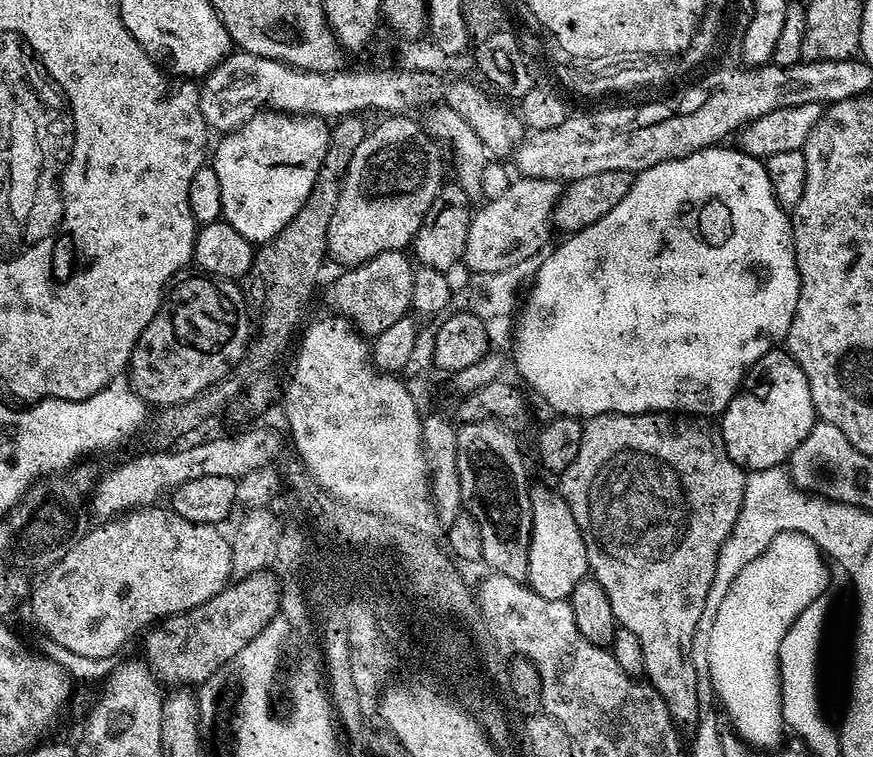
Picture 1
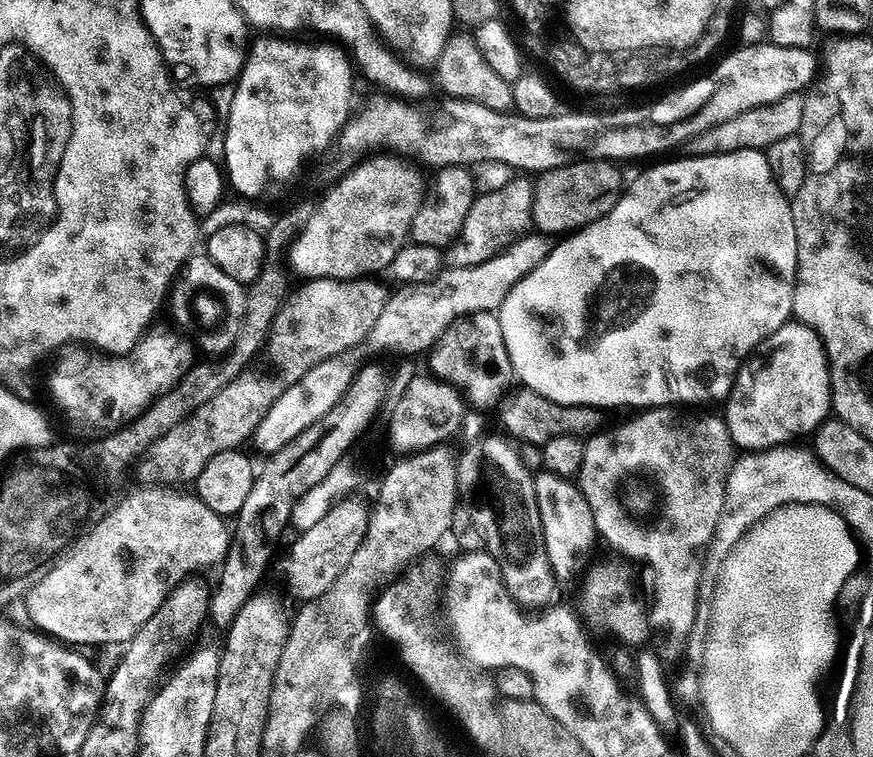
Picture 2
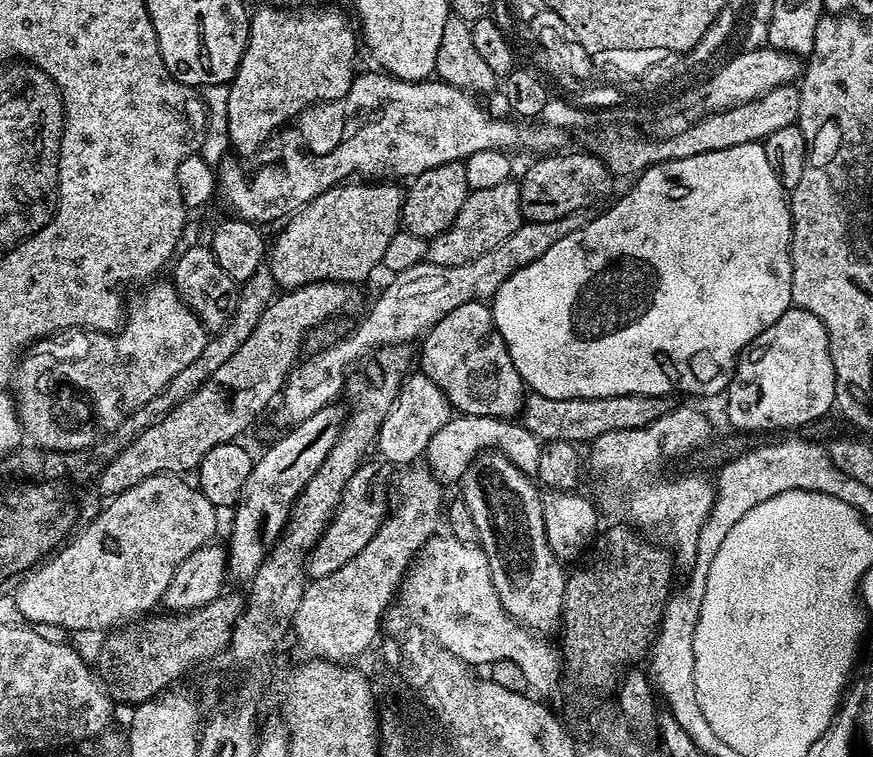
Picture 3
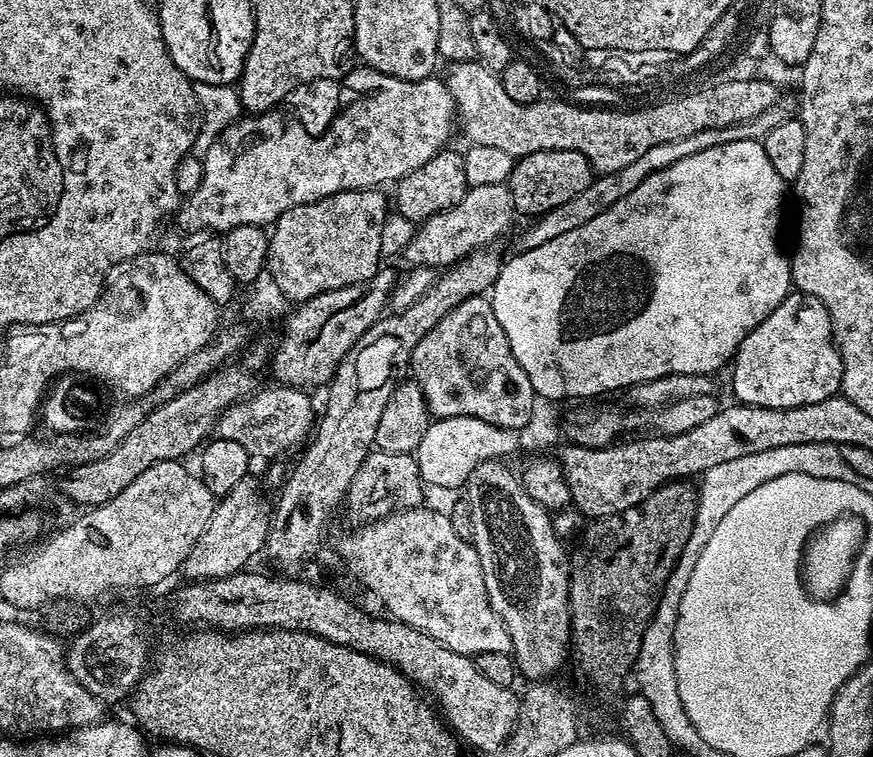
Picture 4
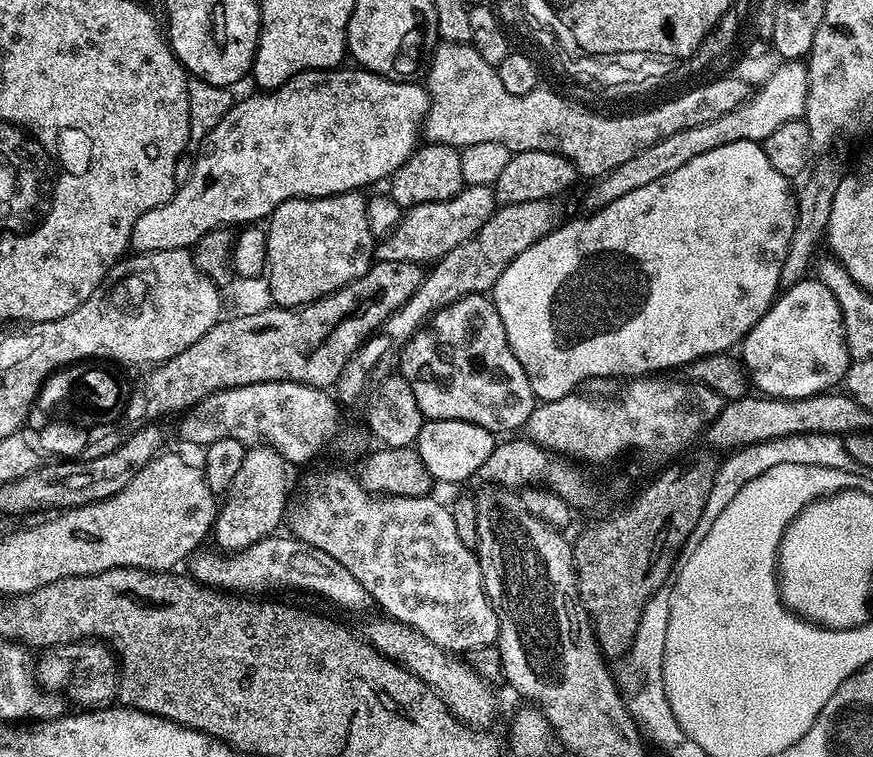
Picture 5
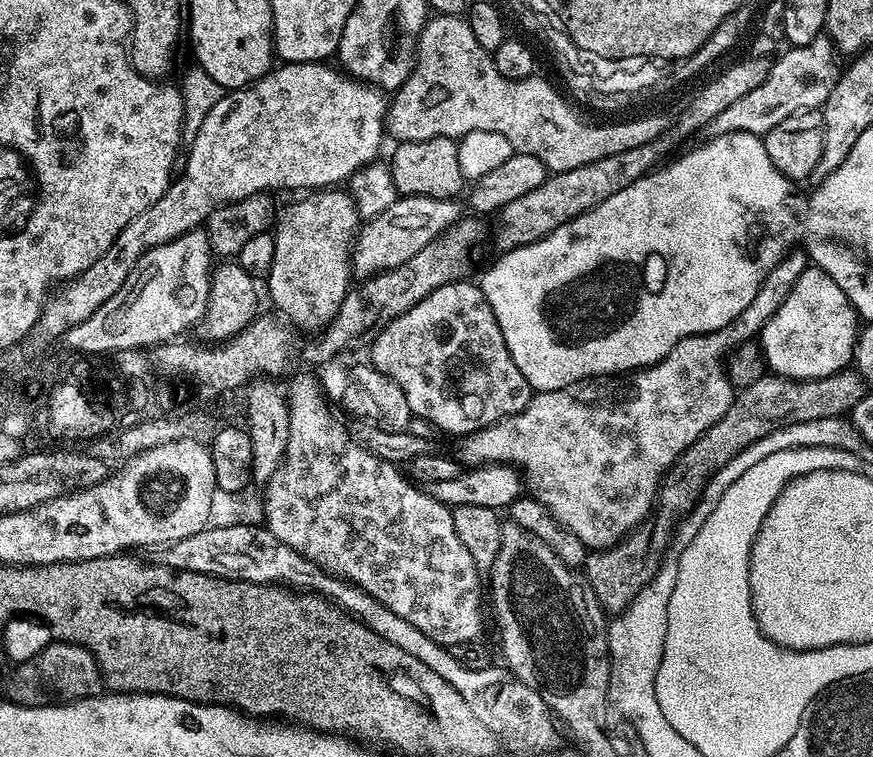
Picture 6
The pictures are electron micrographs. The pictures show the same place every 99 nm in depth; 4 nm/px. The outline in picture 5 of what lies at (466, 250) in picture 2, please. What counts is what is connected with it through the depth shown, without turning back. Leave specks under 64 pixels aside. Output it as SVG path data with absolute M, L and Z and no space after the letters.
M467 185L454 198L419 204L401 215L391 232L381 235L374 248L376 260L403 264L431 265L441 260L454 246L466 242L492 217L498 205L495 191L489 186Z

